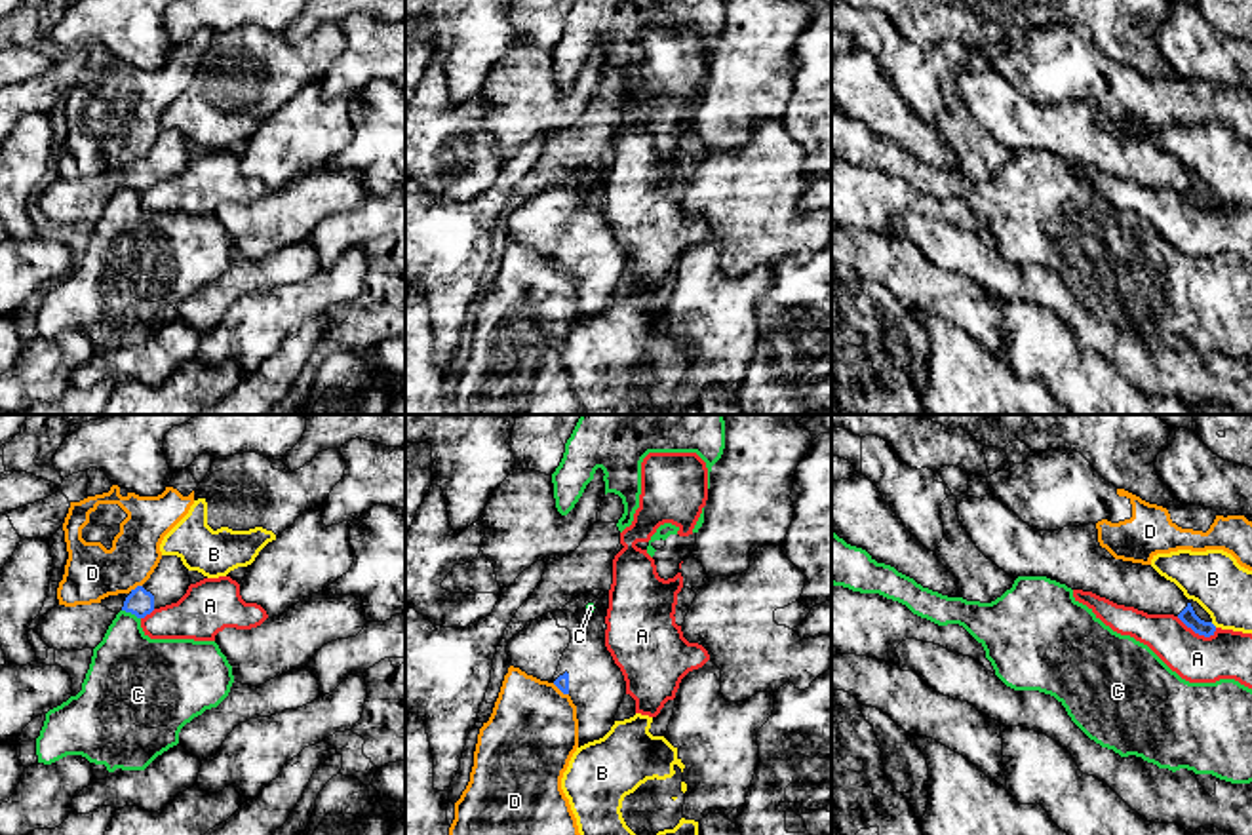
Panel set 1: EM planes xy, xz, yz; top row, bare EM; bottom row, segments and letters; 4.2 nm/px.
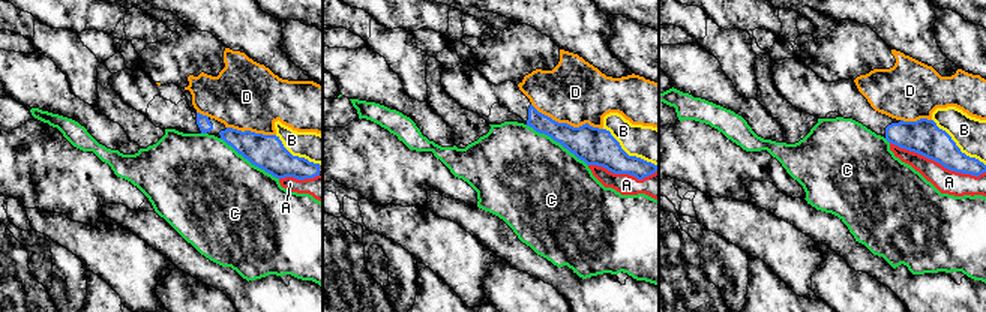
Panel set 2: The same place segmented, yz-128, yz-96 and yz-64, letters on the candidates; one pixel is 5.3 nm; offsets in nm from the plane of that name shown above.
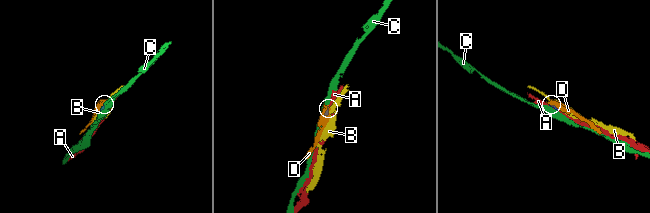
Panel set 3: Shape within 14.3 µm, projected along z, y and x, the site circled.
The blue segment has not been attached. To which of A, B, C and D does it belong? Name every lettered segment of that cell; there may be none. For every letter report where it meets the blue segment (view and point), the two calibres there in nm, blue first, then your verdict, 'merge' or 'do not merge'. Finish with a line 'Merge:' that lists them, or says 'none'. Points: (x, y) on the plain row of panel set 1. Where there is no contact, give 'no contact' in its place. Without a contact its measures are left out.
A: yz (1197, 206) | 70/200 nm | do not merge
B: yz (1212, 198) | 70/240 nm | do not merge
C: xy (132, 187) | 110/340 nm | do not merge
D: xz (560, 263) | 60/380 nm | do not merge
Merge: none

